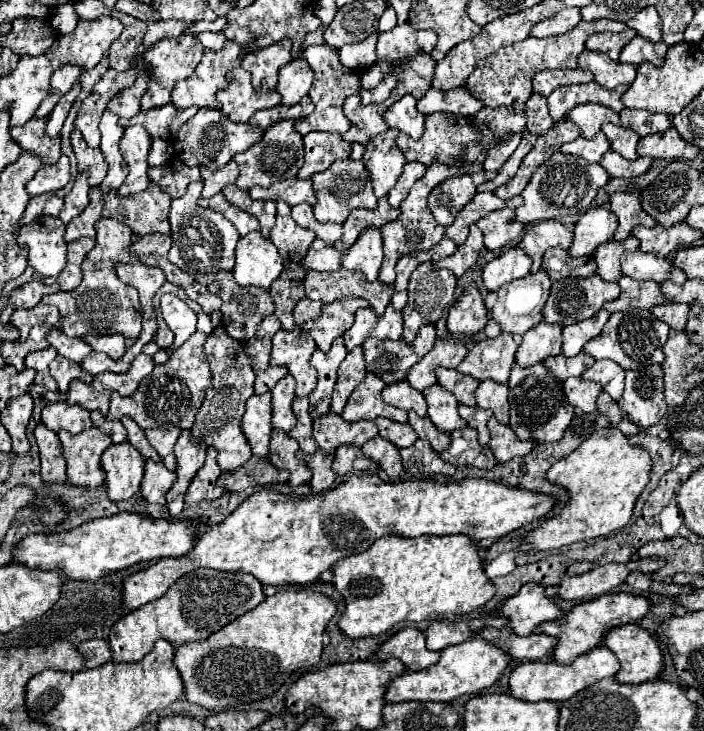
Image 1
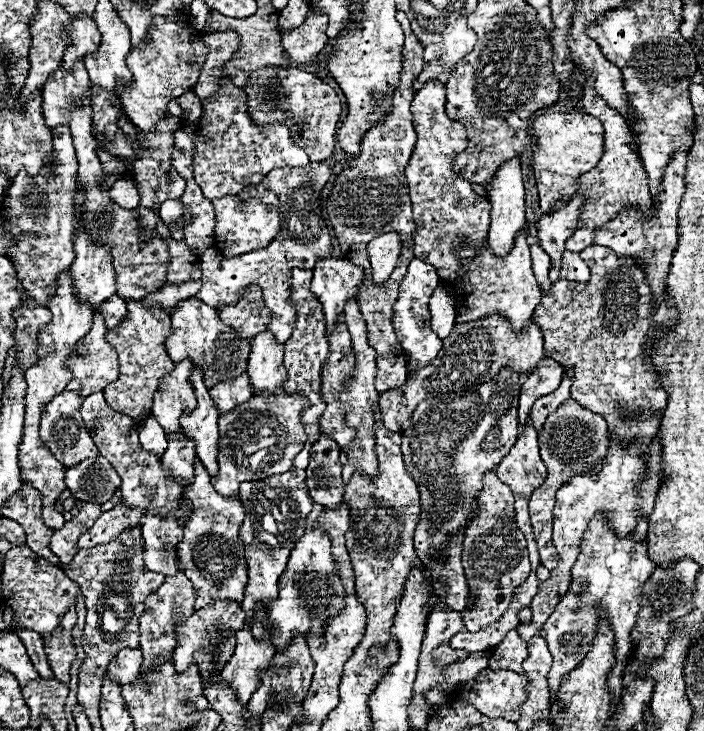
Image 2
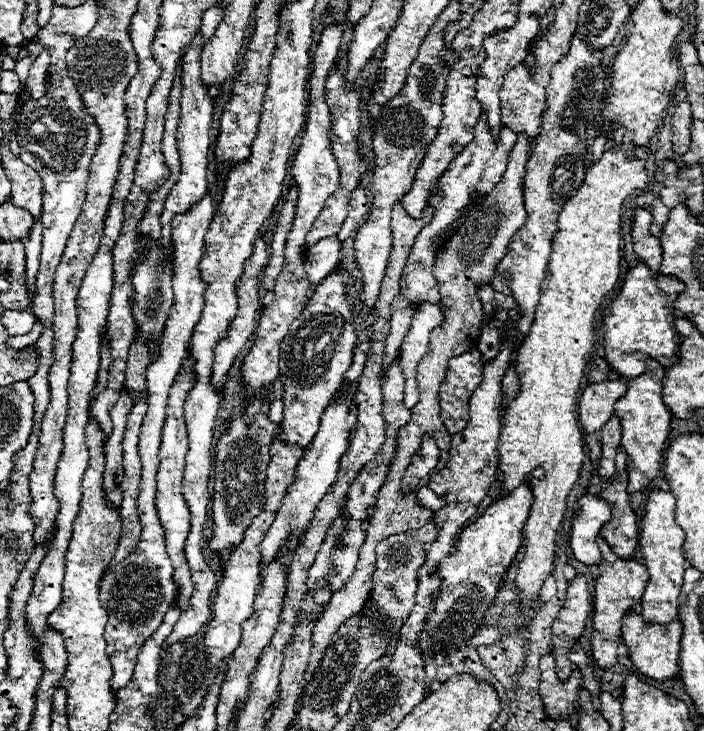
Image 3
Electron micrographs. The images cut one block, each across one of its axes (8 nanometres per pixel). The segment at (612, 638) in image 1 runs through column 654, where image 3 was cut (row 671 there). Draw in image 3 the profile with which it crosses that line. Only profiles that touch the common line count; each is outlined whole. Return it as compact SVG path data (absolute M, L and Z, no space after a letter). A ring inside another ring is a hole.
M630 610L622 620L622 640L628 646L628 656L634 662L634 666L654 678L654 680L668 680L672 676L678 676L678 654L680 654L680 636L682 636L682 622L680 618L674 618L672 624L648 624L638 612Z

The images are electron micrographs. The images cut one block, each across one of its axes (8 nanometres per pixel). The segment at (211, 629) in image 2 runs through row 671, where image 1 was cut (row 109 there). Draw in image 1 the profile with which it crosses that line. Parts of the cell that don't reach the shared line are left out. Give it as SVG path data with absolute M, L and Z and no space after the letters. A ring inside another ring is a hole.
M230 40L218 52L206 50L196 72L174 86L172 104L176 110L186 110L190 106L208 106L220 110L216 94L228 86L226 72L234 66L240 66L244 56L246 52Z

